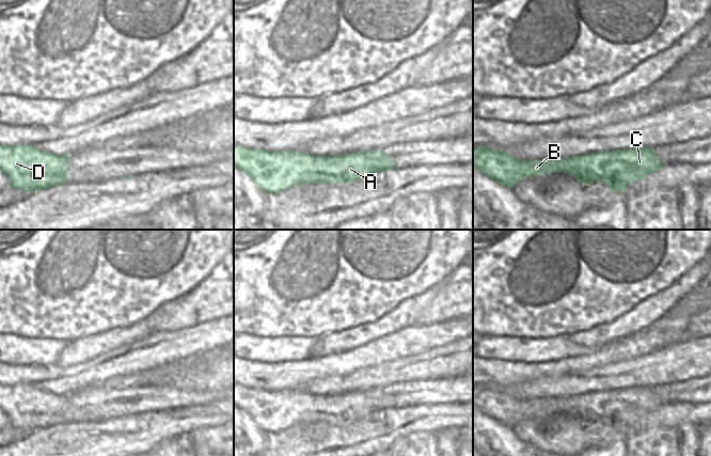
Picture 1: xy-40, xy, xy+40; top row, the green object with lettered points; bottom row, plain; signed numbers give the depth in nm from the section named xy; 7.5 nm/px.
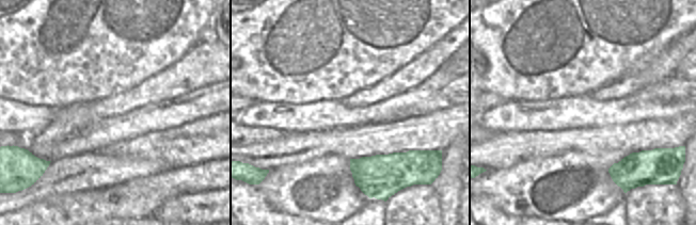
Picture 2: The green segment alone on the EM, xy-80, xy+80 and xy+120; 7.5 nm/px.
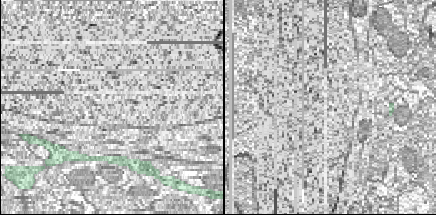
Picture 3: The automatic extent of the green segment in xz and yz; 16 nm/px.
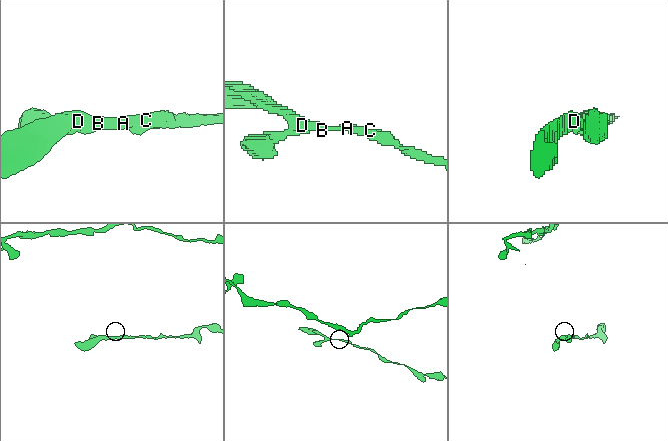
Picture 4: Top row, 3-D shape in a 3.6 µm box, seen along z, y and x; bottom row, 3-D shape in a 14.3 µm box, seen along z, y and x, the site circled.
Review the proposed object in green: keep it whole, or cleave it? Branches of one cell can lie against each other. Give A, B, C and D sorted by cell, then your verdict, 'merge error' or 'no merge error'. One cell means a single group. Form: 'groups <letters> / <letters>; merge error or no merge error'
groups A B C D; no merge error

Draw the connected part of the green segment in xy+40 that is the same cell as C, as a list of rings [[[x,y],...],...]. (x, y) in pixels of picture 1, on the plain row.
[[[486,386],[473,389],[473,407],[508,427],[532,414],[562,410],[581,423],[602,421],[611,431],[626,431],[628,423],[634,423],[664,405],[654,394],[654,387],[632,387],[540,399],[519,399],[506,391]]]

